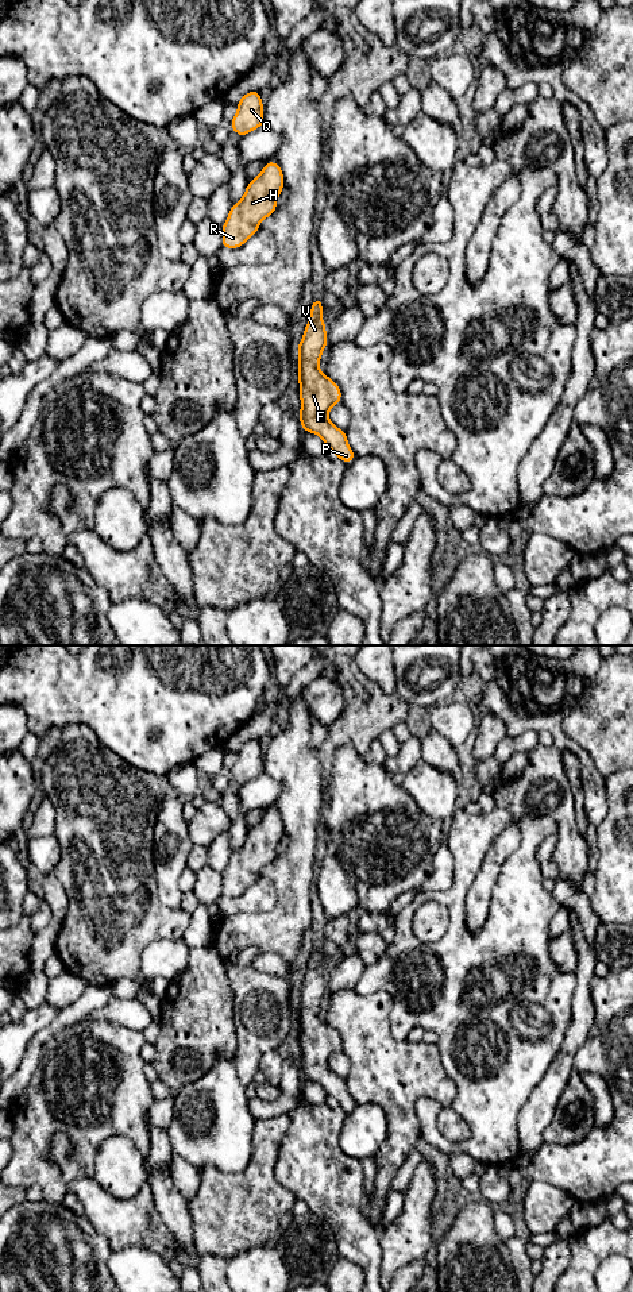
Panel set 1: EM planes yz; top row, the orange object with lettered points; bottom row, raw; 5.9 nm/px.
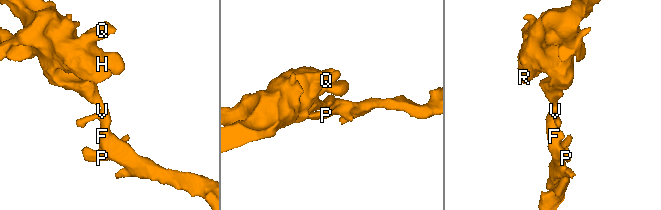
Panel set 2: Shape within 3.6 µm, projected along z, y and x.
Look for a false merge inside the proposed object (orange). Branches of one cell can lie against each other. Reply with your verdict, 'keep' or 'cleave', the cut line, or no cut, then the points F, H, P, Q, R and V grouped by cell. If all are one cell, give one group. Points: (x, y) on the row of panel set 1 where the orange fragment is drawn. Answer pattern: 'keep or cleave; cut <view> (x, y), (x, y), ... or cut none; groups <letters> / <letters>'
keep; cut none; groups F H P Q R V

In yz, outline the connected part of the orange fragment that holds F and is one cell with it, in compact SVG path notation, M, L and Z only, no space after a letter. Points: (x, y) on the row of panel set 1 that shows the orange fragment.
M314 298L310 316L298 343L298 394L301 398L300 424L304 432L320 436L327 448L344 463L351 463L356 455L348 446L346 431L333 425L328 412L341 402L339 385L319 370L321 352L325 350L328 336L323 321L323 300Z

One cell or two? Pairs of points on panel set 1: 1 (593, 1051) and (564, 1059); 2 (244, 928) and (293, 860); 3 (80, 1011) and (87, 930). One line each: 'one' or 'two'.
1: two
2: one
3: two

